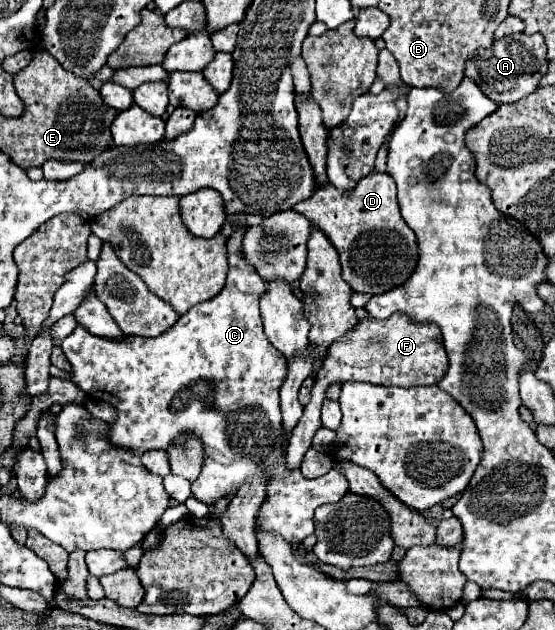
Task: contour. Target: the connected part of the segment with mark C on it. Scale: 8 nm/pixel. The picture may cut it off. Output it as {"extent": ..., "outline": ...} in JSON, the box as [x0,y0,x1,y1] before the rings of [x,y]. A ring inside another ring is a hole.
{"extent":[61,231,347,549],"outline":[[[235,231],[229,239],[227,239],[227,257],[229,257],[229,273],[227,273],[227,283],[225,287],[221,289],[221,293],[205,303],[199,303],[195,307],[191,307],[185,315],[181,315],[177,319],[177,323],[173,327],[169,327],[165,333],[161,333],[161,337],[137,337],[137,335],[127,335],[127,337],[119,337],[117,341],[113,339],[107,339],[107,337],[97,337],[93,333],[89,333],[85,327],[75,327],[75,331],[65,337],[61,341],[61,349],[67,357],[67,361],[71,363],[71,379],[75,385],[79,385],[91,399],[99,399],[99,401],[107,401],[111,403],[115,409],[117,409],[117,421],[111,425],[111,431],[109,431],[109,437],[115,445],[119,447],[129,447],[133,449],[135,453],[143,453],[143,451],[149,451],[149,449],[167,449],[171,443],[185,443],[187,439],[191,437],[199,437],[201,443],[203,443],[203,467],[201,467],[201,473],[199,473],[199,479],[195,479],[191,483],[191,491],[193,491],[193,497],[197,497],[201,503],[205,505],[215,505],[221,497],[227,497],[231,499],[233,493],[237,493],[237,489],[249,479],[253,477],[255,473],[263,473],[265,479],[267,479],[267,497],[257,513],[257,531],[261,533],[271,533],[271,535],[279,535],[283,537],[293,549],[301,545],[301,541],[305,537],[309,537],[313,533],[313,511],[319,507],[319,505],[325,505],[325,503],[337,503],[347,491],[347,479],[331,469],[327,475],[318,477],[317,479],[307,479],[301,477],[301,471],[299,469],[289,469],[287,467],[287,461],[285,461],[285,437],[283,437],[283,427],[281,427],[281,411],[279,411],[279,389],[285,381],[285,375],[287,375],[287,359],[269,343],[269,339],[265,337],[263,333],[263,325],[261,325],[261,315],[259,315],[259,297],[261,293],[265,293],[265,281],[255,273],[255,269],[241,257],[241,239],[243,239],[243,231]],[[247,407],[257,407],[261,409],[261,413],[237,413],[241,409],[247,409]]]}

